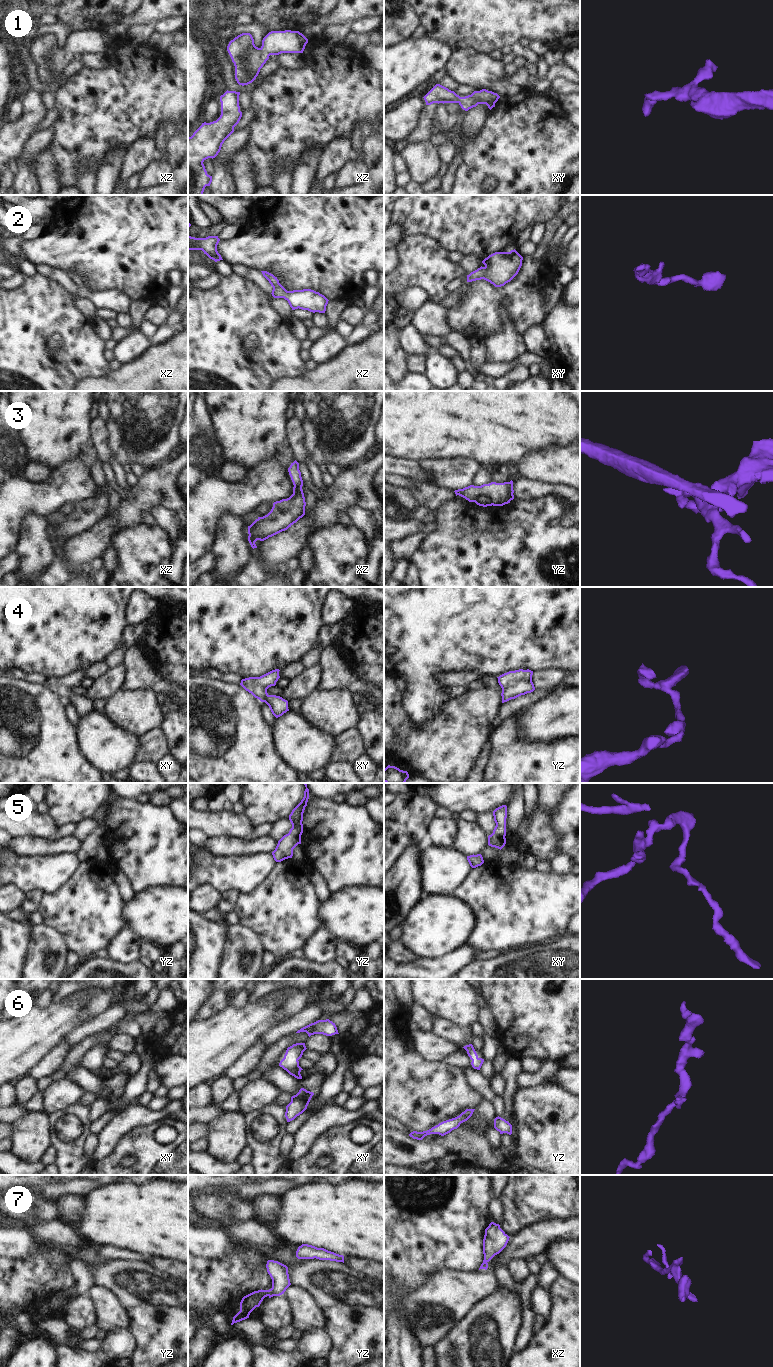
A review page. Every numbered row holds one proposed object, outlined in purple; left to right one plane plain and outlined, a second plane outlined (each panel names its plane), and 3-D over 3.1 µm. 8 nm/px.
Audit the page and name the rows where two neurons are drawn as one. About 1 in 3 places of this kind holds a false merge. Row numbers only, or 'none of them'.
3

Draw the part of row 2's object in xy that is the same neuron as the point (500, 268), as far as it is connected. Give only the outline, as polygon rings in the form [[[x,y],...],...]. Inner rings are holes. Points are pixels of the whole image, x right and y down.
[[[514,249],[510,252],[495,252],[485,258],[484,267],[467,275],[467,282],[484,279],[495,287],[504,286],[519,272],[523,257]]]

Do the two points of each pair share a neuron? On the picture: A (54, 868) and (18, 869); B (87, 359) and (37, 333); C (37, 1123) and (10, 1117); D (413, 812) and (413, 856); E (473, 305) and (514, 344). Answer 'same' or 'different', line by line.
A: same
B: same
C: different
D: different
E: different

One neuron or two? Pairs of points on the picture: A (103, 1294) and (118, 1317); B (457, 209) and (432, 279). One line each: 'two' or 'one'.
A: one
B: two

